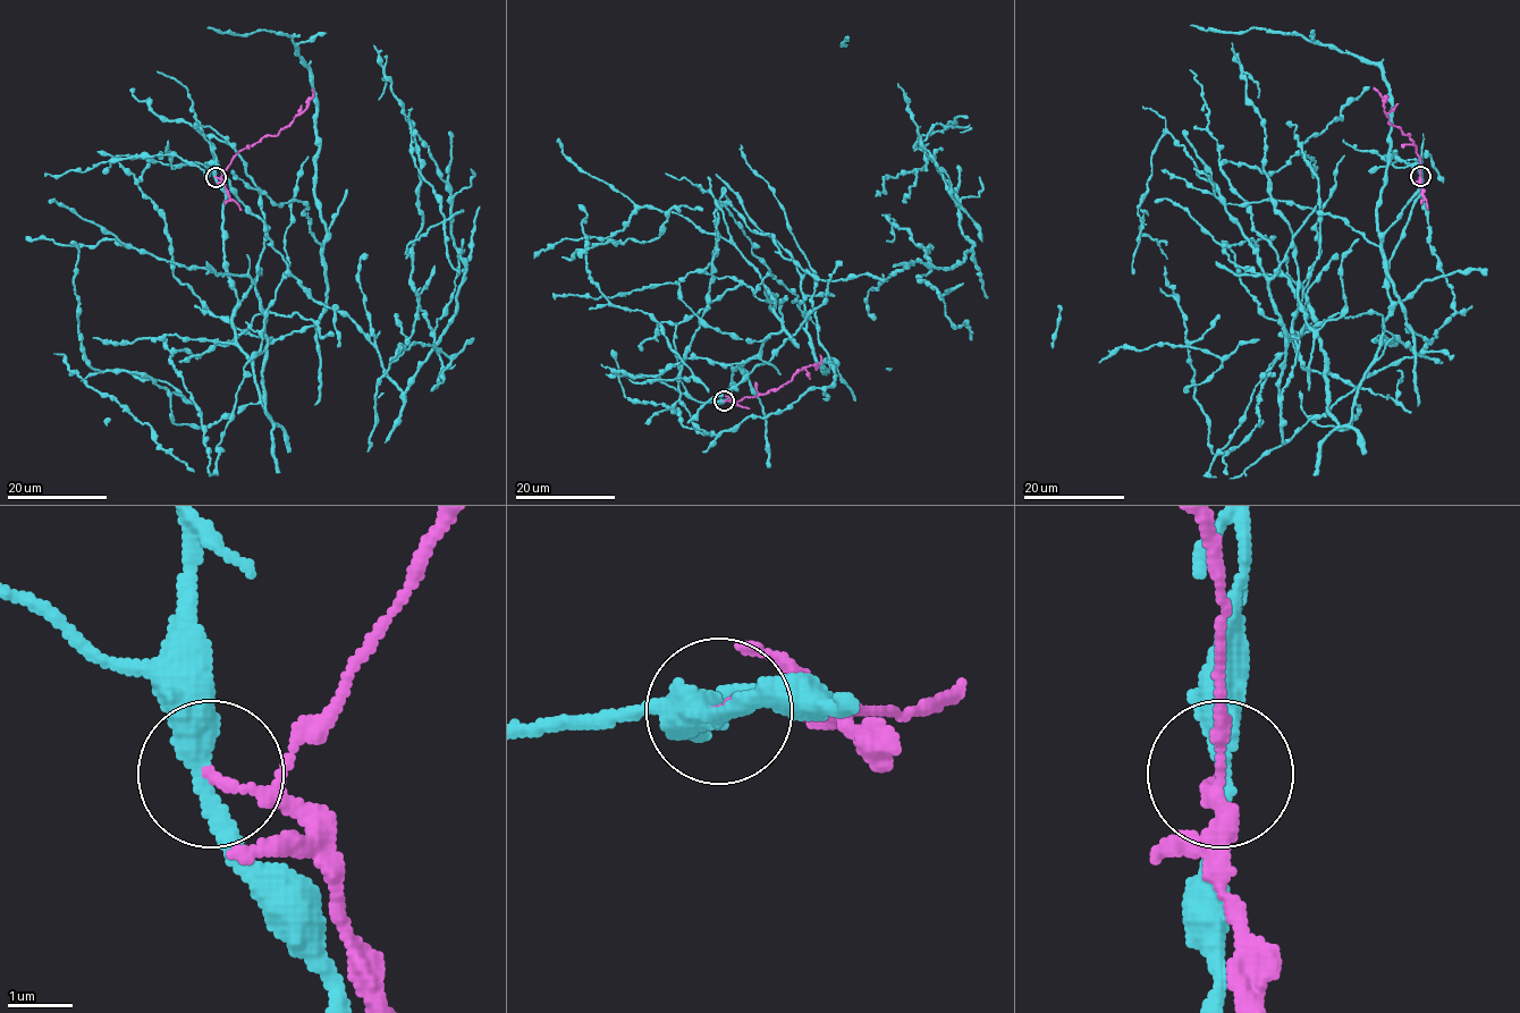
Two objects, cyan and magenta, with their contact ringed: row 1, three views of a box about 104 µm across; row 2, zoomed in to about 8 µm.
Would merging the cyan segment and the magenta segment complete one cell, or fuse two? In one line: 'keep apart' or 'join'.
keep apart

